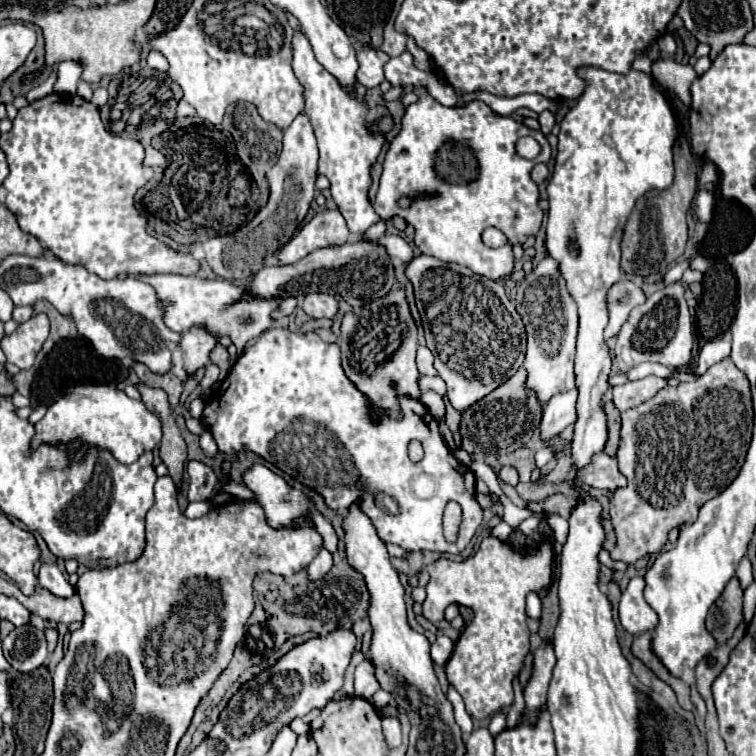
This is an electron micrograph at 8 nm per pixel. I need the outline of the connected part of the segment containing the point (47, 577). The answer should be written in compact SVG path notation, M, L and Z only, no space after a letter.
M43 564L39 570L39 584L43 588L47 588L51 594L61 596L61 598L69 598L75 594L73 586L65 580L65 576L61 574L61 570L55 564Z

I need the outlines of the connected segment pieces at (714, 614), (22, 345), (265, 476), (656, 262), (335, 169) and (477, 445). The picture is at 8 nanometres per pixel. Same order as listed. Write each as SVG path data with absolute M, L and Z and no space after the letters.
M733 578L723 594L717 598L717 602L709 608L707 614L707 630L709 634L713 634L713 638L717 640L717 644L725 644L735 628L741 624L743 620L743 612L741 612L741 598L743 598L743 590L737 582L737 578Z
M33 316L29 318L29 322L19 324L19 328L11 336L1 340L1 348L7 356L7 362L15 364L21 370L29 370L47 336L49 336L47 316Z
M257 464L243 476L243 482L255 492L257 502L263 506L267 522L273 528L301 524L301 516L305 514L305 504L301 506L301 492L287 486L281 476Z
M679 138L673 146L675 160L675 182L665 190L651 190L641 196L627 220L623 242L621 242L621 268L627 274L647 276L653 272L665 272L671 262L675 262L687 242L685 214L697 192L697 164L689 150L685 138Z
M295 30L293 34L293 72L305 90L305 114L311 118L319 144L319 174L325 174L329 178L331 196L339 212L343 214L349 232L353 234L353 238L359 238L371 224L381 220L369 204L367 190L371 184L369 168L379 156L383 136L369 136L369 130L363 126L361 118L365 102L343 92L339 82L315 60L315 54L303 30Z
M519 368L507 382L503 382L497 390L481 398L469 406L469 410L461 412L461 448L469 454L497 454L497 452L513 452L521 448L539 426L541 420L541 404L535 400L535 394L525 388L525 368Z

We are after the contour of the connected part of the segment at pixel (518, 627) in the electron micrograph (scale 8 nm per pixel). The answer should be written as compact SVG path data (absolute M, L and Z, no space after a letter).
M485 538L479 546L479 550L465 558L463 562L453 562L447 558L439 558L431 566L427 566L427 572L431 576L427 584L427 598L423 602L423 616L427 620L443 620L445 606L457 602L461 606L469 606L475 612L473 624L469 624L461 638L455 644L453 656L445 664L445 672L449 682L455 686L455 690L463 696L467 714L471 718L487 718L497 714L501 708L507 708L513 704L513 688L511 680L519 674L523 666L523 658L529 652L529 628L525 620L525 596L529 592L541 592L551 584L551 560L553 550L551 544L537 546L531 554L517 554L513 552L505 542L499 542L497 538Z

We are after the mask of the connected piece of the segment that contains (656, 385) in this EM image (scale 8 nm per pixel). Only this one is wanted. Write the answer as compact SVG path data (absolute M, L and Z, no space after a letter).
M647 376L643 380L613 386L613 402L621 412L625 412L629 408L639 406L643 400L649 400L651 396L655 396L663 386L667 386L667 380L657 376Z

